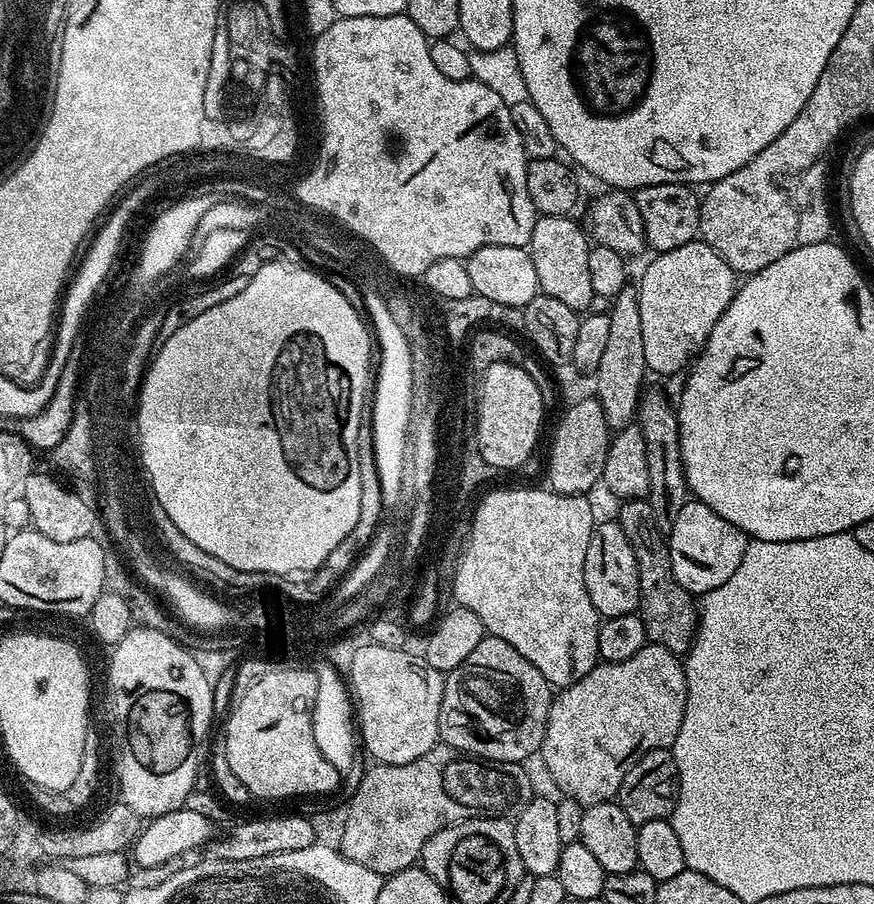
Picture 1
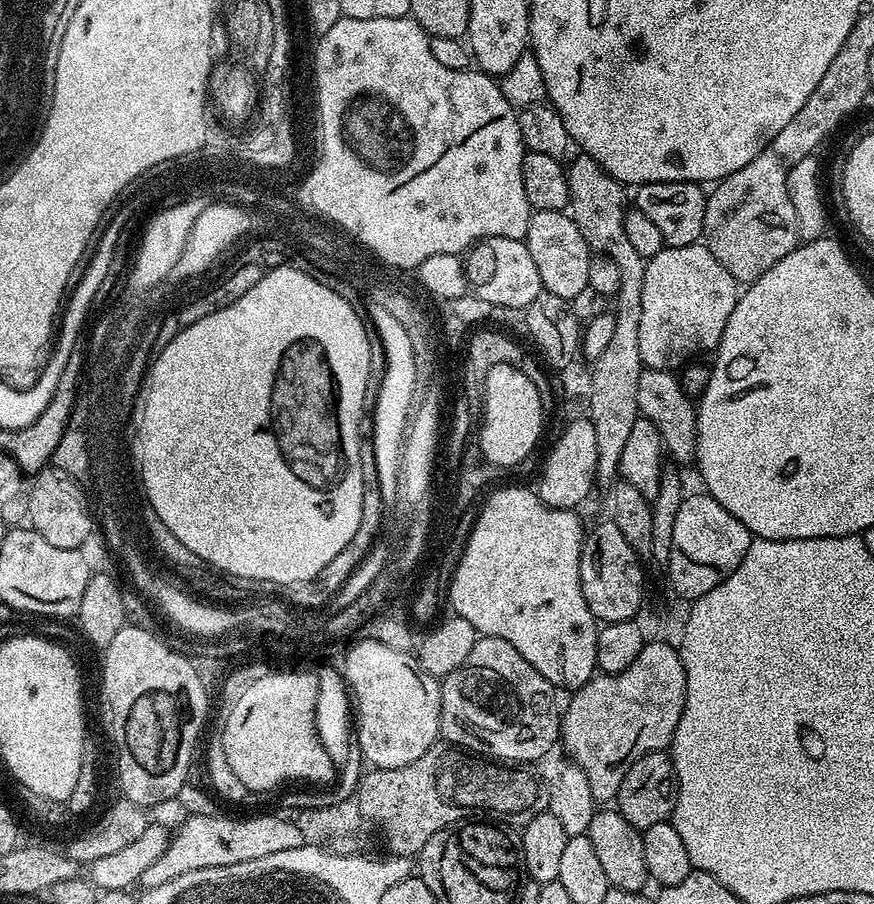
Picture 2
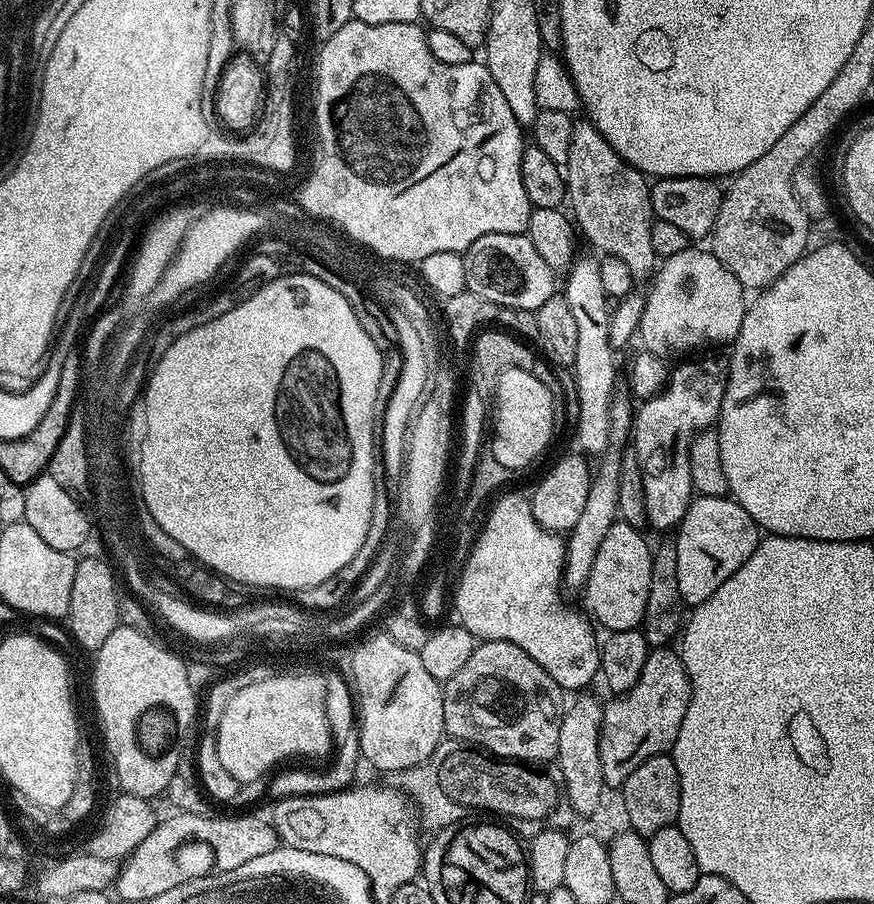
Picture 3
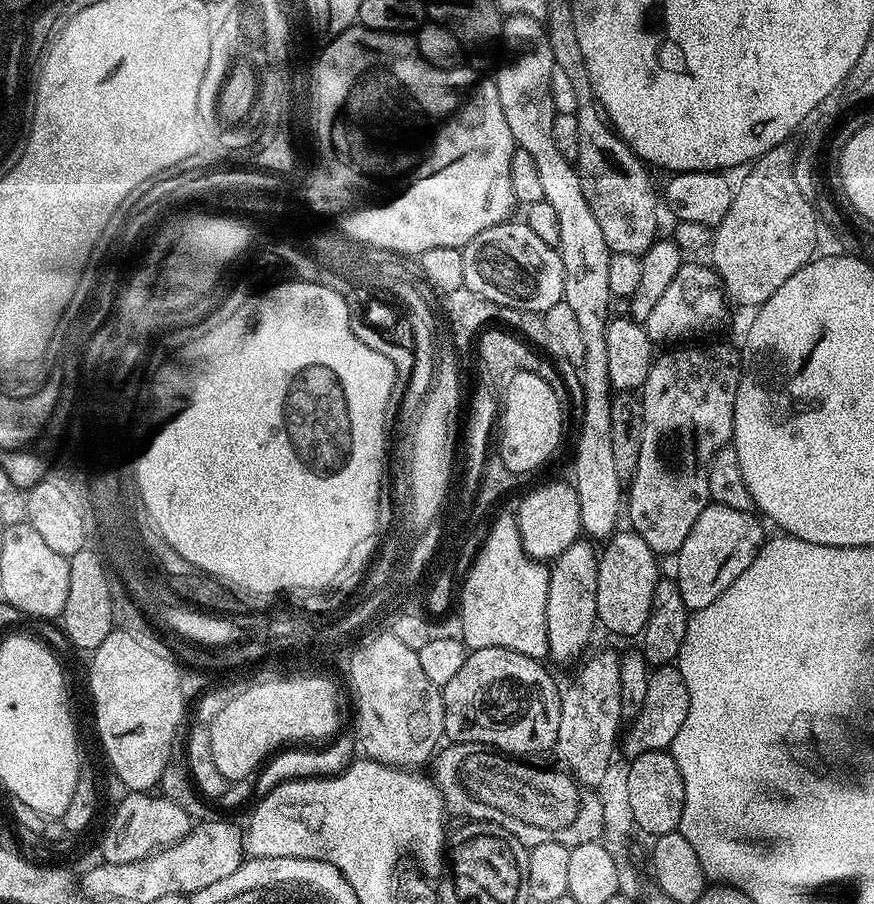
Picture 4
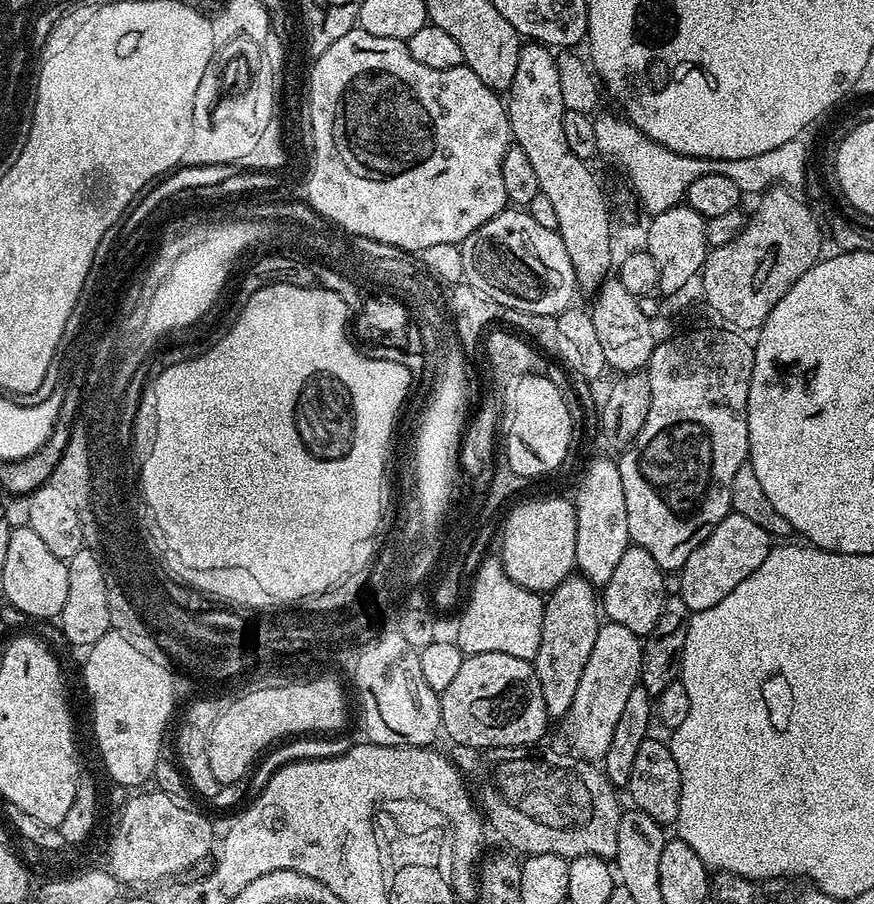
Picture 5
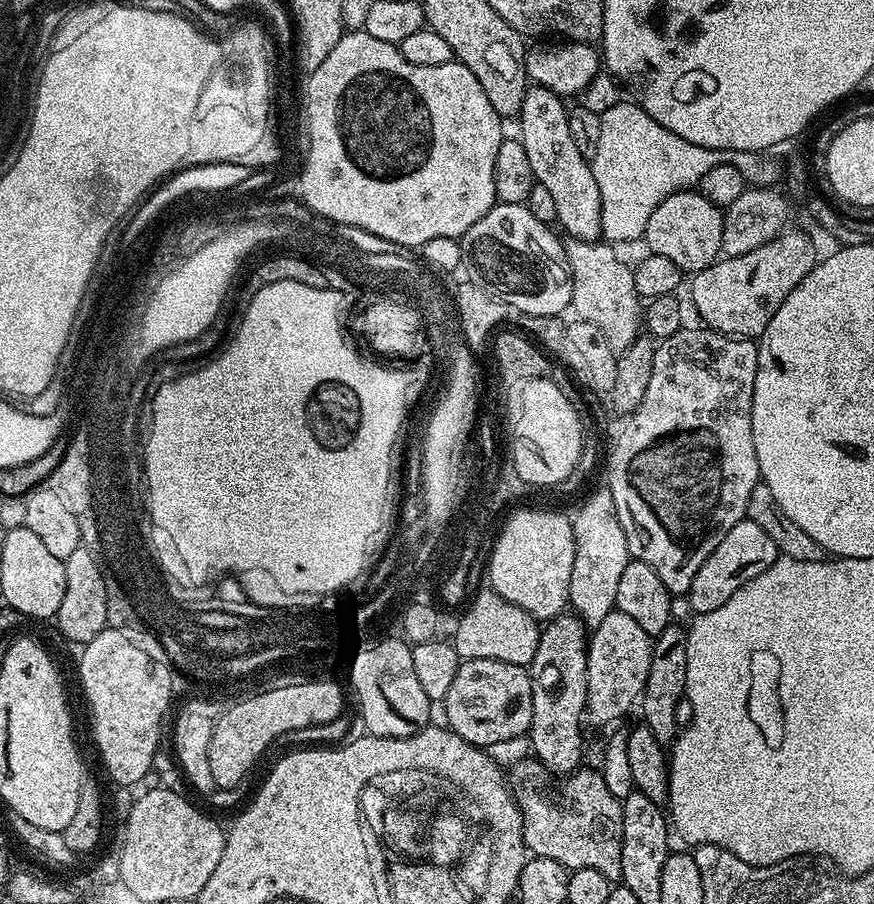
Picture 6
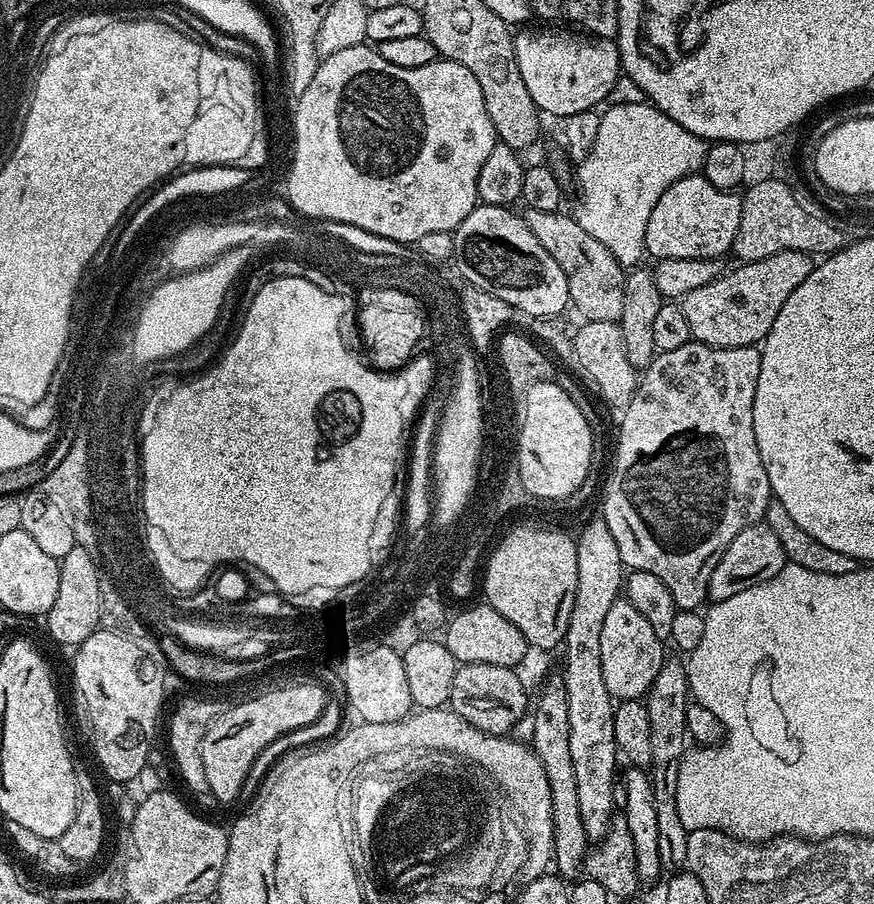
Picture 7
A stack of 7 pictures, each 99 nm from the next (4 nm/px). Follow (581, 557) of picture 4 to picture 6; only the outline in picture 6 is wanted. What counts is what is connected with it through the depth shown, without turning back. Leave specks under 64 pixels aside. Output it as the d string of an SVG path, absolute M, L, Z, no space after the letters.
M561 614L540 629L538 650L530 665L532 677L532 721L526 733L531 755L545 765L549 773L564 776L580 764L584 756L584 732L580 729L588 707L589 629L575 614Z

